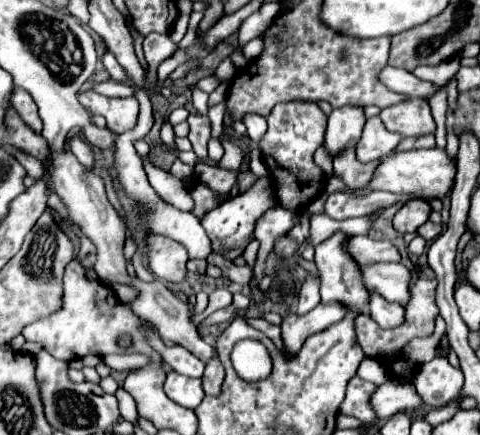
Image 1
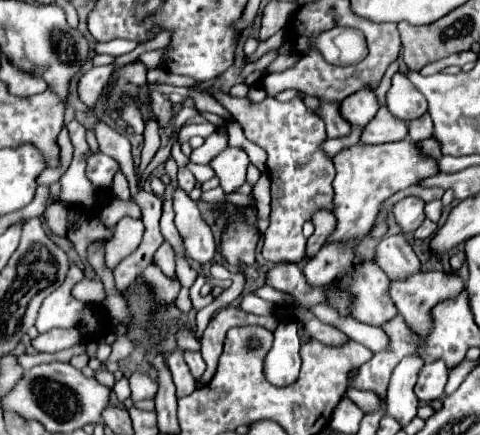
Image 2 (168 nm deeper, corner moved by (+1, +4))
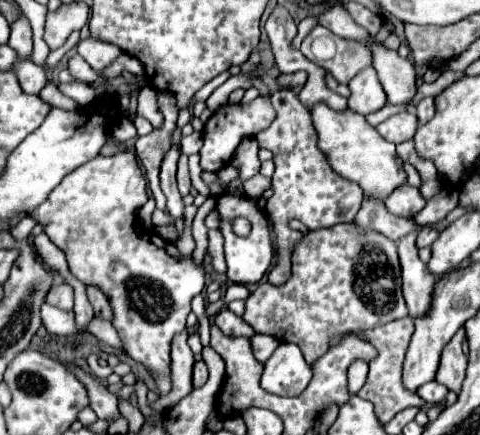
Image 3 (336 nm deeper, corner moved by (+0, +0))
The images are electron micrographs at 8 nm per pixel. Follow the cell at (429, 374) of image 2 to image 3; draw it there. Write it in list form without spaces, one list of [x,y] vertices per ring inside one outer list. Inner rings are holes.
[[[435,380],[423,384],[423,388],[419,388],[417,392],[427,404],[443,404],[445,396],[447,396],[447,388]]]

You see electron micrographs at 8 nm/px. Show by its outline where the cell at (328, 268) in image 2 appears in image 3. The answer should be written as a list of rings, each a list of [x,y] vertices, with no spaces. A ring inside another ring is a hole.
[[[367,198],[363,200],[363,206],[357,212],[355,222],[359,228],[373,228],[373,230],[381,232],[383,236],[389,236],[395,242],[401,240],[405,234],[419,230],[419,226],[413,220],[387,212],[387,208],[381,200],[367,200]]]

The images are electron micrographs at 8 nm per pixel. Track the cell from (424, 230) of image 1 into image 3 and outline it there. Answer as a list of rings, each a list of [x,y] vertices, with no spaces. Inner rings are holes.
[[[423,228],[419,234],[417,234],[417,248],[429,248],[435,240],[437,240],[439,232],[433,230],[433,228]]]

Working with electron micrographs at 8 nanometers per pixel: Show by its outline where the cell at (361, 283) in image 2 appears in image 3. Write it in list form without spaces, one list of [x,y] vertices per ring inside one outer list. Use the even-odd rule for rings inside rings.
[[[355,222],[309,230],[295,244],[291,262],[293,272],[283,286],[271,286],[265,282],[259,284],[259,288],[247,298],[243,320],[251,324],[257,334],[267,334],[281,342],[297,344],[309,366],[329,350],[329,344],[335,336],[355,330],[369,330],[377,324],[387,324],[395,318],[407,316],[407,306],[401,294],[397,244],[379,232],[359,232]]]

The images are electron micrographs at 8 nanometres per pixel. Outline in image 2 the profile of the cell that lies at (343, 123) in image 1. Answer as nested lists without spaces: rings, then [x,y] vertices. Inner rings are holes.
[[[360,90],[360,92],[350,94],[348,98],[342,100],[340,112],[342,112],[342,118],[350,122],[352,126],[364,128],[372,120],[372,116],[378,112],[378,102],[376,102],[374,92]]]

